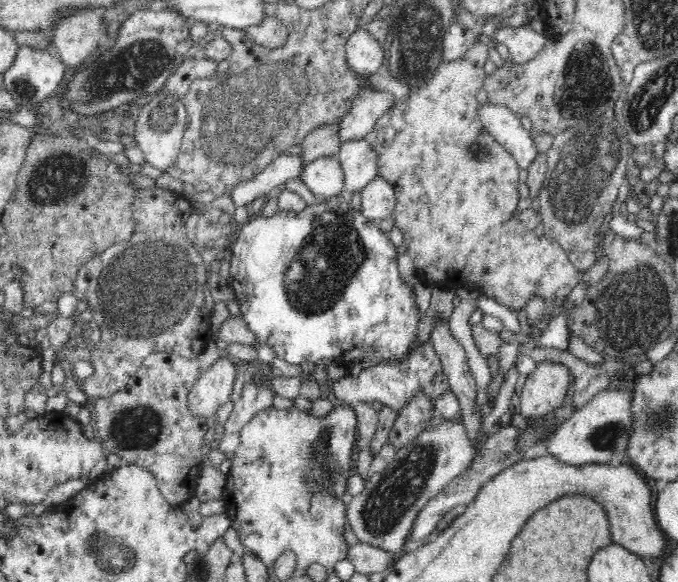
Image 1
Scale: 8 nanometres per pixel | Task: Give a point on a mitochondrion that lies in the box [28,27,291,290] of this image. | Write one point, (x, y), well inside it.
(134, 67)

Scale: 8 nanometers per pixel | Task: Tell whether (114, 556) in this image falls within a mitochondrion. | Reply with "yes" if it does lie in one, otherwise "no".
yes

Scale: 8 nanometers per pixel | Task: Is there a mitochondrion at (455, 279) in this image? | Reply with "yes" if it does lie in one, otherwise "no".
no

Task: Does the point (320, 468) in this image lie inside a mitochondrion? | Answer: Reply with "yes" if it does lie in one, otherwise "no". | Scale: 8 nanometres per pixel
yes

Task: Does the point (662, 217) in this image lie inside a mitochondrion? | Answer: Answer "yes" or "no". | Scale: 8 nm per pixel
no

